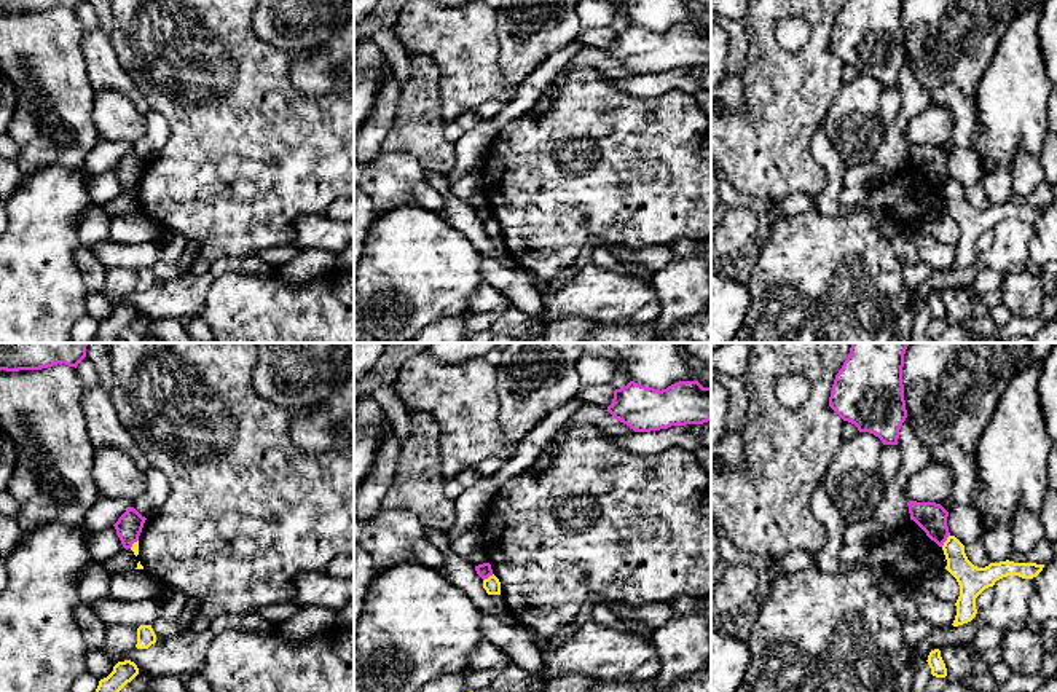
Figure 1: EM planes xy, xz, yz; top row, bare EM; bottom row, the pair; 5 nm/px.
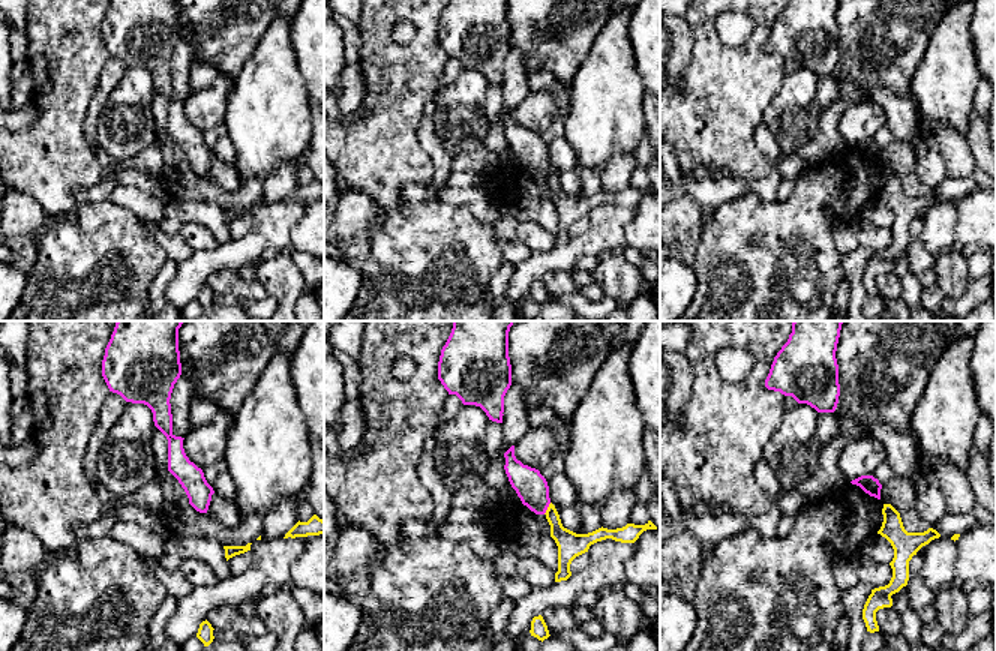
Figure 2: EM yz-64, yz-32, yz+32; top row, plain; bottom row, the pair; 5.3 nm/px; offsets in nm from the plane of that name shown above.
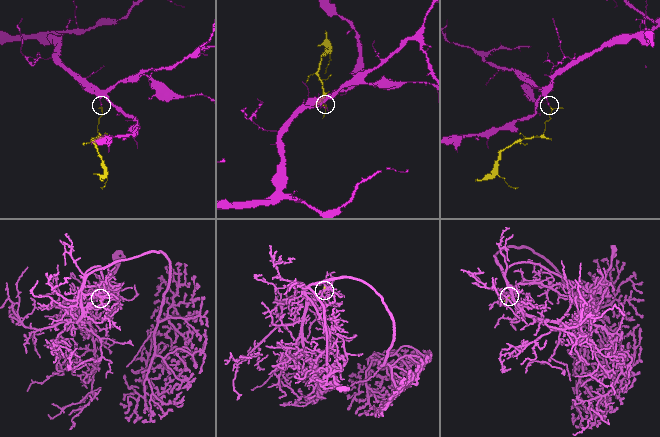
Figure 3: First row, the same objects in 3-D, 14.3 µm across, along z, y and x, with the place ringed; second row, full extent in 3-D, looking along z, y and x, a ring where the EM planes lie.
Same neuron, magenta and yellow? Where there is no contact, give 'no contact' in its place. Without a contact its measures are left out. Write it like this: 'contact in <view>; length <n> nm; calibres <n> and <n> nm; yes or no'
contact in yz; length 80 nm; calibres 150 and 150 nm; no

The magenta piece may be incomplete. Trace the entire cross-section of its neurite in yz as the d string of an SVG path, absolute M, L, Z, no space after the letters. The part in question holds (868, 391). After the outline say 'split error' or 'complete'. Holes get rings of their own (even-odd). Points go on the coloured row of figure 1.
M851 343L835 375L829 407L843 419L870 432L883 445L898 445L907 418L902 367L909 343Z | complete

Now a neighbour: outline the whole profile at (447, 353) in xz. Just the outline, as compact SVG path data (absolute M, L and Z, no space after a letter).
M430 343L426 349L435 360L448 365L467 359L485 357L489 351L501 348L504 343Z

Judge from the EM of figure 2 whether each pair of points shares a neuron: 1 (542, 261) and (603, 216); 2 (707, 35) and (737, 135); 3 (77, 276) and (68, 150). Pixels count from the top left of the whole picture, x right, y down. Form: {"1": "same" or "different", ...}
{"1": "same", "2": "same", "3": "different"}

